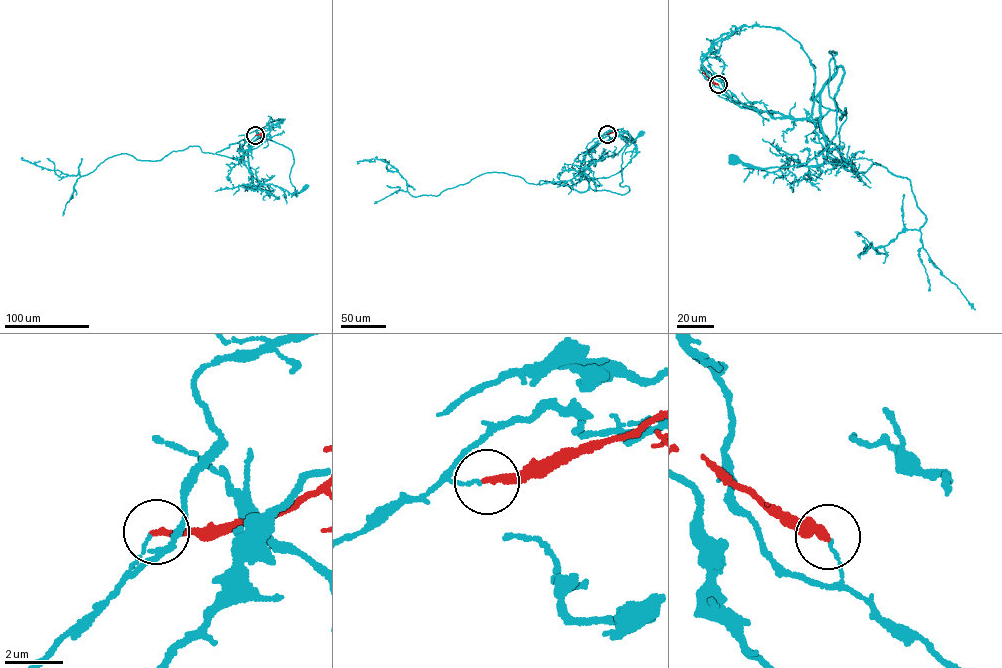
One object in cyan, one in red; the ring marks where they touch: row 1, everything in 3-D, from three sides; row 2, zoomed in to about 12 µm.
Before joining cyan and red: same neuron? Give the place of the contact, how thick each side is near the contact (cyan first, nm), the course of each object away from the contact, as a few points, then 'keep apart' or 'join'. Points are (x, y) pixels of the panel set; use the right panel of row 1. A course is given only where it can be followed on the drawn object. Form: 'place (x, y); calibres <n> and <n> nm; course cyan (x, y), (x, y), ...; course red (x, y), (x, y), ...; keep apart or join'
place (718, 84); calibres 90 and 240 nm; course cyan (718, 84), (748, 106), (805, 118), (834, 72), (828, 51), (836, 52), (831, 143), (801, 164), (734, 159); course red (718, 84), (703, 72); keep apart

